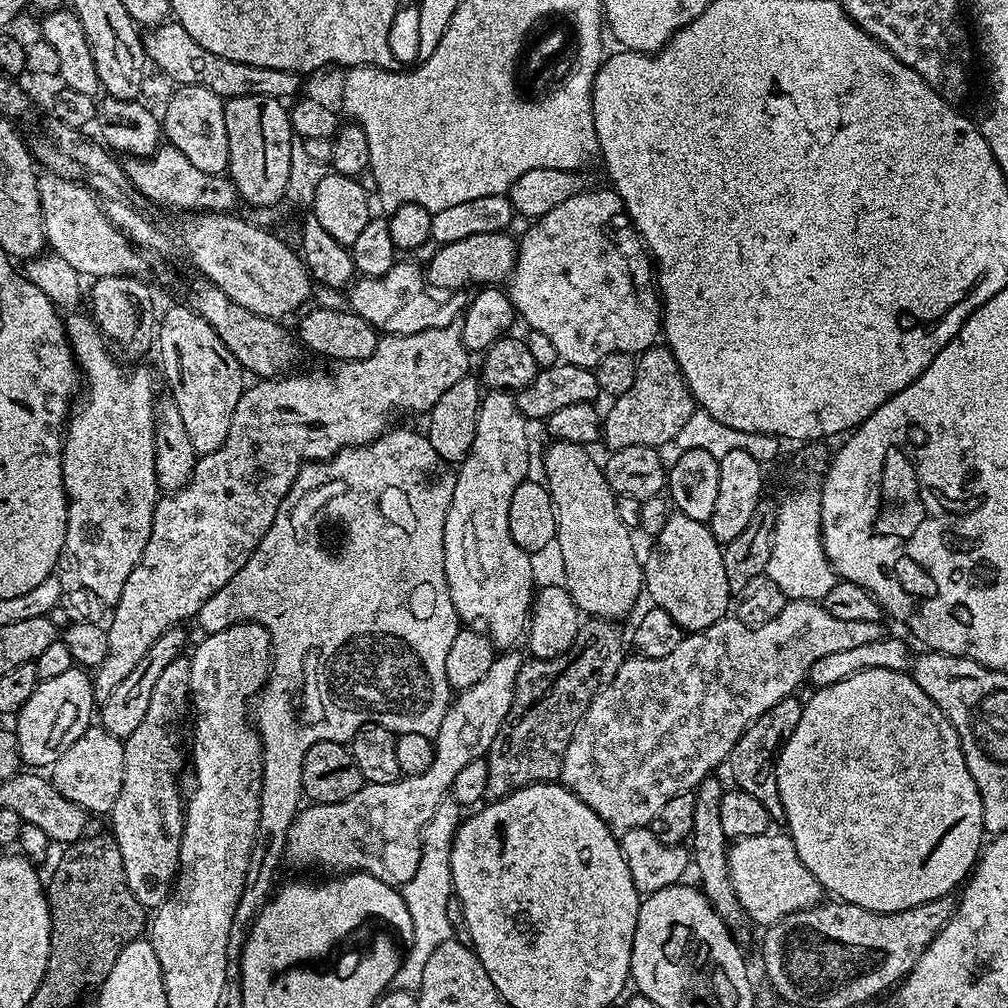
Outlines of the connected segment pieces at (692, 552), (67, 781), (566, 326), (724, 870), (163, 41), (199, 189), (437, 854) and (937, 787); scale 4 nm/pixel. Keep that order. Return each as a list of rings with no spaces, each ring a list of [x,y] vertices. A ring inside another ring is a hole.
[[[673,511],[660,533],[651,541],[652,549],[648,552],[648,560],[643,561],[644,586],[647,595],[652,595],[651,603],[655,607],[666,610],[674,622],[683,628],[685,633],[700,632],[703,628],[714,626],[714,622],[725,619],[730,612],[730,593],[726,582],[726,566],[724,565],[724,549],[714,538],[707,523],[694,518],[686,518],[686,514]]]
[[[91,725],[80,733],[58,761],[50,766],[48,777],[64,798],[74,802],[90,814],[109,813],[114,799],[120,793],[125,772],[125,748],[123,741],[109,734],[101,725]]]
[[[600,186],[595,190],[576,193],[566,198],[564,202],[560,202],[558,206],[554,206],[545,216],[529,223],[528,226],[524,237],[519,237],[516,246],[516,264],[513,266],[512,275],[506,281],[506,291],[512,300],[513,308],[522,320],[524,316],[525,322],[529,324],[527,327],[538,334],[546,334],[546,338],[554,342],[554,350],[558,350],[563,363],[573,364],[579,368],[595,369],[596,364],[602,362],[602,358],[606,358],[606,354],[615,352],[639,354],[657,343],[662,332],[662,301],[654,287],[654,264],[644,241],[640,238],[640,233],[632,226],[632,220],[624,207],[623,198],[617,192],[611,187]]]
[[[710,774],[694,790],[696,801],[694,802],[694,826],[690,837],[690,860],[694,865],[694,872],[700,875],[699,887],[704,897],[714,906],[714,910],[722,918],[722,922],[732,931],[732,935],[743,938],[750,929],[750,921],[746,910],[742,910],[742,902],[738,902],[738,894],[734,894],[730,882],[730,870],[728,869],[728,850],[730,841],[728,835],[722,830],[722,798],[726,791],[716,781],[717,777]]]
[[[165,22],[155,25],[151,30],[145,31],[142,36],[144,54],[149,61],[152,60],[173,80],[173,85],[206,86],[206,90],[214,90],[223,101],[247,96],[265,96],[283,101],[284,96],[295,97],[300,88],[301,77],[294,72],[286,70],[270,70],[270,66],[250,66],[246,62],[234,62],[230,58],[218,58],[210,54],[182,26],[175,22]]]
[[[161,146],[157,148],[152,156],[134,156],[125,159],[122,164],[127,183],[133,184],[146,199],[152,204],[161,204],[164,208],[177,208],[180,214],[203,214],[205,212],[232,212],[235,204],[238,204],[236,187],[227,175],[211,176],[198,166],[192,165],[190,158],[182,154],[182,150],[171,146]]]
[[[455,802],[441,806],[437,810],[434,818],[424,827],[424,835],[420,837],[418,871],[414,874],[414,878],[410,878],[410,882],[402,885],[402,895],[412,919],[412,943],[403,953],[394,984],[395,987],[407,992],[419,993],[422,974],[426,970],[426,962],[429,961],[430,954],[434,954],[434,950],[438,950],[442,942],[453,939],[454,936],[452,920],[448,917],[448,907],[451,904],[453,907],[454,904],[450,854],[456,831],[460,828],[462,819],[460,812],[462,812],[461,805]]]
[[[881,668],[862,670],[850,678],[842,678],[842,682],[834,682],[834,686],[815,689],[811,694],[813,696],[809,700],[803,701],[802,718],[776,760],[778,794],[784,807],[783,823],[788,824],[786,832],[794,842],[794,850],[798,850],[798,858],[802,858],[802,866],[814,874],[825,893],[833,892],[837,901],[875,912],[901,912],[922,902],[943,900],[952,894],[948,892],[955,893],[976,867],[986,833],[982,798],[978,794],[978,786],[974,786],[974,778],[970,778],[970,770],[962,754],[960,735],[950,718],[946,718],[941,708],[924,693],[922,686],[912,681],[907,671],[895,672]]]

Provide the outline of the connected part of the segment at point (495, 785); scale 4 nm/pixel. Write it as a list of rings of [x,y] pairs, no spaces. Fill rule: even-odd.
[[[588,618],[581,623],[578,634],[574,638],[574,646],[560,656],[549,660],[528,658],[521,663],[514,690],[514,702],[510,706],[510,714],[502,722],[488,755],[489,777],[486,778],[486,797],[489,801],[500,800],[520,788],[531,784],[546,784],[560,779],[562,762],[566,754],[566,746],[570,746],[570,738],[578,726],[578,722],[586,714],[590,702],[604,685],[609,684],[624,665],[626,653],[626,636],[619,632],[617,625],[610,620]]]

